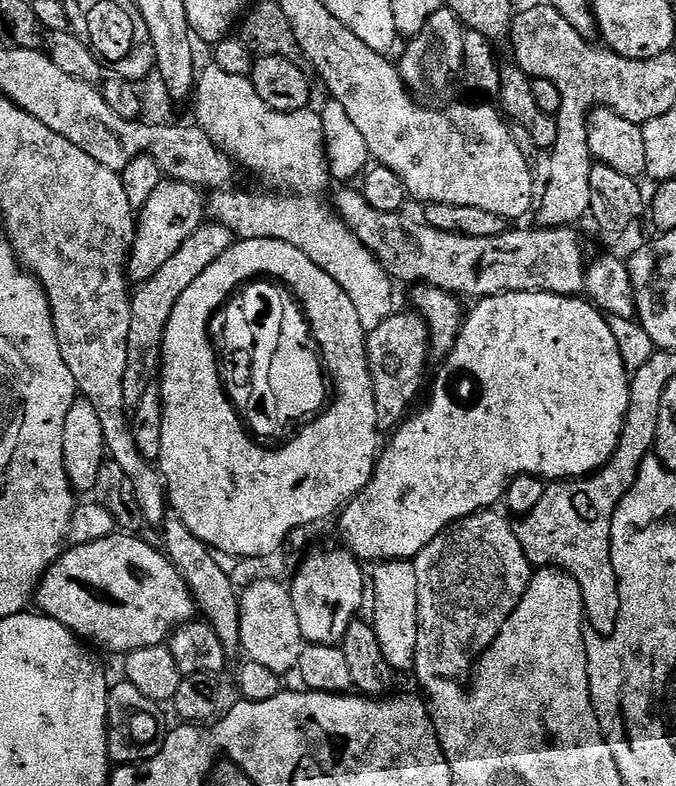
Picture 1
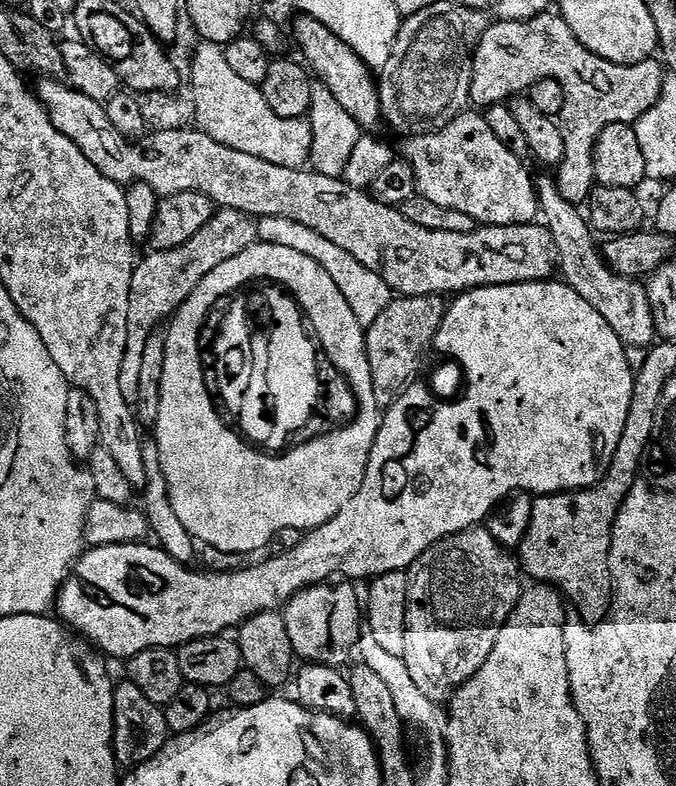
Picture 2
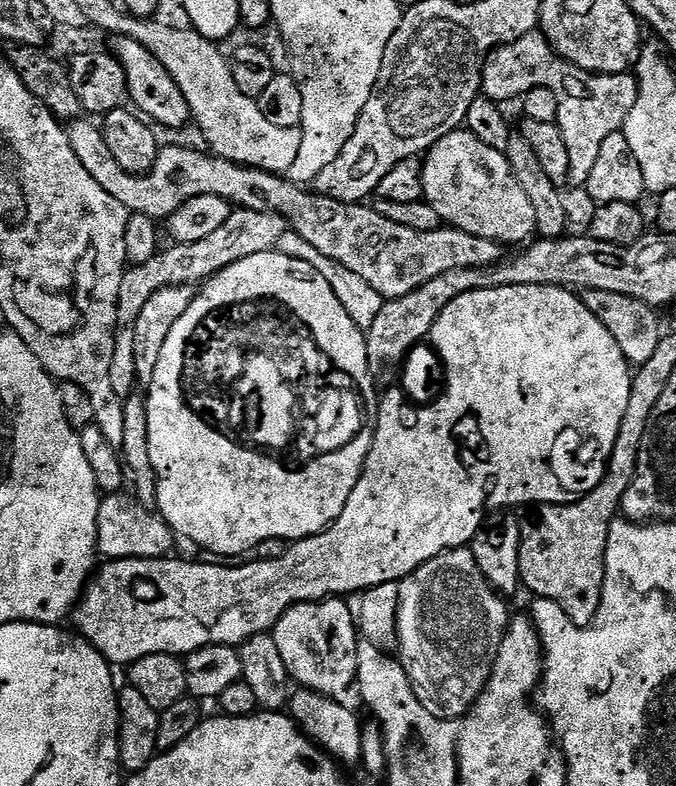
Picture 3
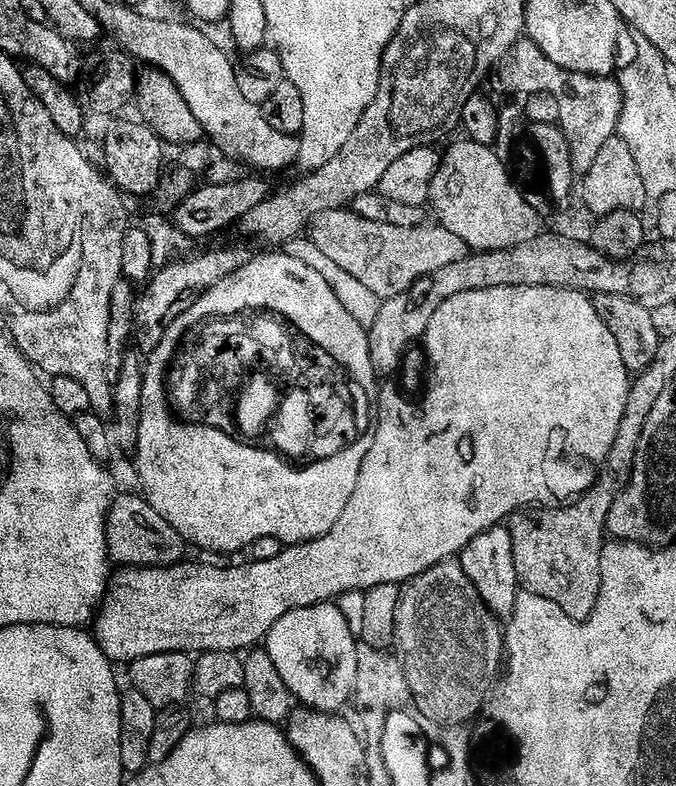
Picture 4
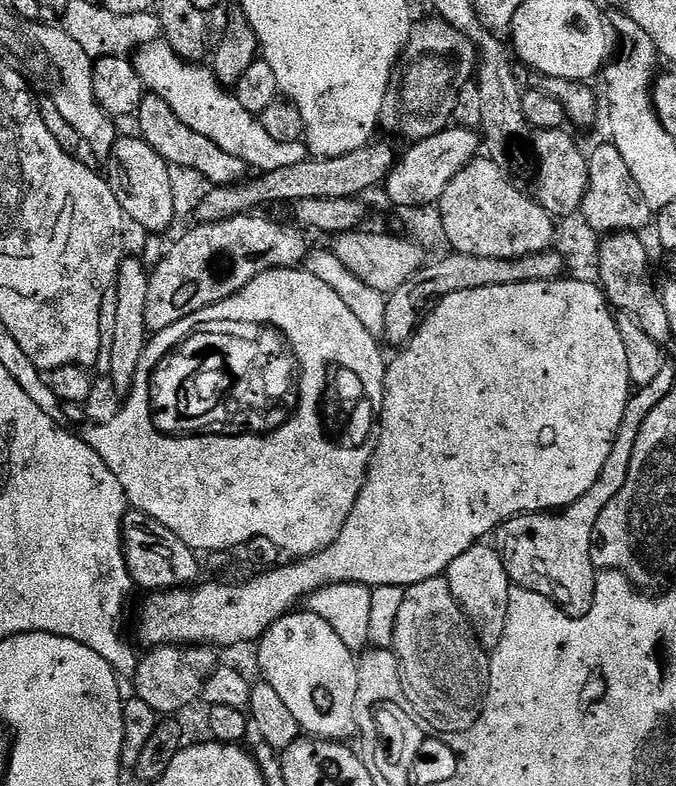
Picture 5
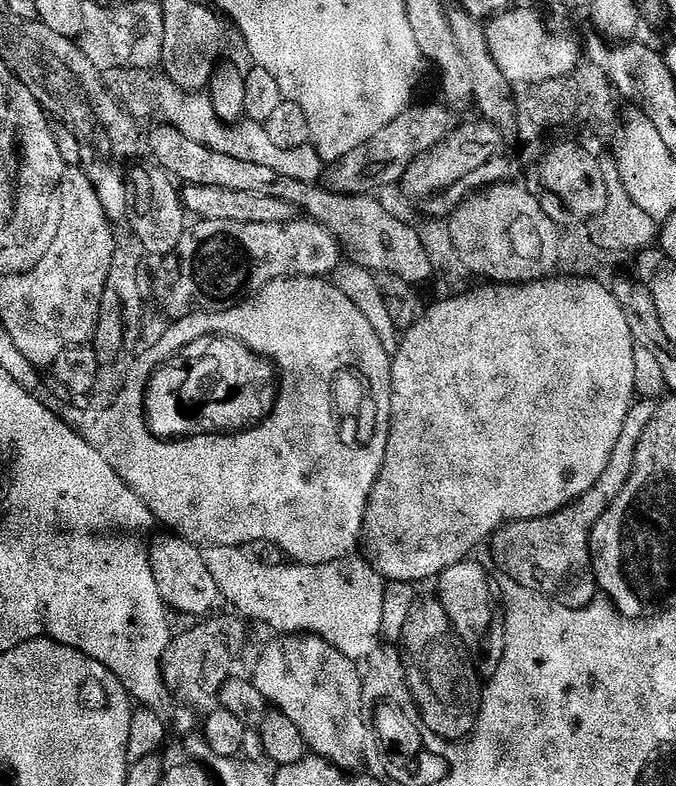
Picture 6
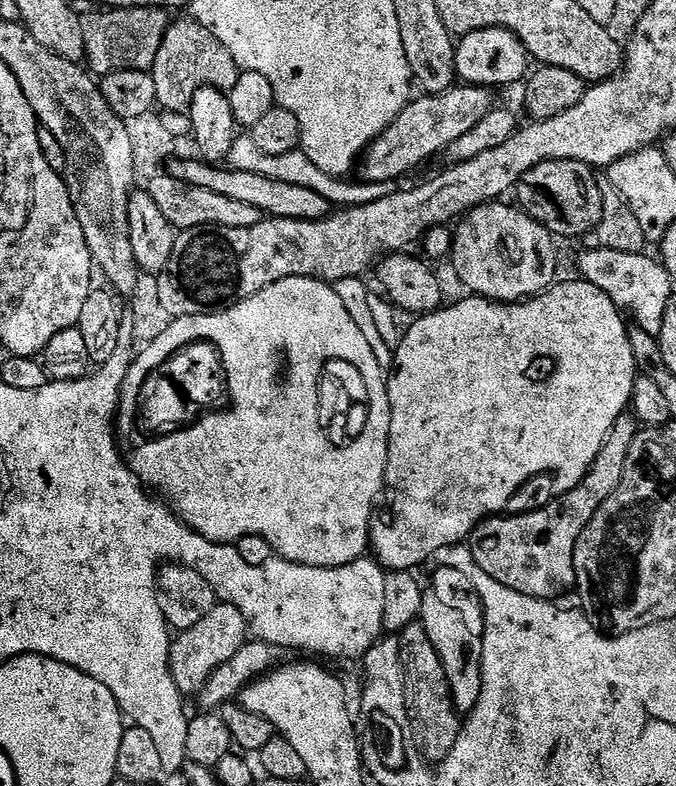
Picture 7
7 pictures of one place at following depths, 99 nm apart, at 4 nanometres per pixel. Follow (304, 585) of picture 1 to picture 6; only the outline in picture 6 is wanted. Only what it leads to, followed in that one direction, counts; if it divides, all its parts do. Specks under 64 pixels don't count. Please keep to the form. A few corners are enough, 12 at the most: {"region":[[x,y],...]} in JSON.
{"region":[[280,634],[251,683],[337,770],[366,744],[357,665]]}

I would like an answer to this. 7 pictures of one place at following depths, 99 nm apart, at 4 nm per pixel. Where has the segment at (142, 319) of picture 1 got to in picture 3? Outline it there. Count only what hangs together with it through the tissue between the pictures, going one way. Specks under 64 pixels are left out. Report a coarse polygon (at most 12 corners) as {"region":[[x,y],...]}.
{"region":[[236,208],[214,234],[129,267],[118,290],[110,383],[137,391],[134,326],[158,290],[199,285],[290,225]]}

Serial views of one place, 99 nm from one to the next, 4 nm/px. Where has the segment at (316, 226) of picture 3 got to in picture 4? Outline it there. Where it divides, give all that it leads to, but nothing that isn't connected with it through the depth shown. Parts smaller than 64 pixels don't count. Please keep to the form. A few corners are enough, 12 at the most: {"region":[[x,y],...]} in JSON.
{"region":[[345,208],[318,243],[381,301],[462,262],[439,226],[366,222]]}

